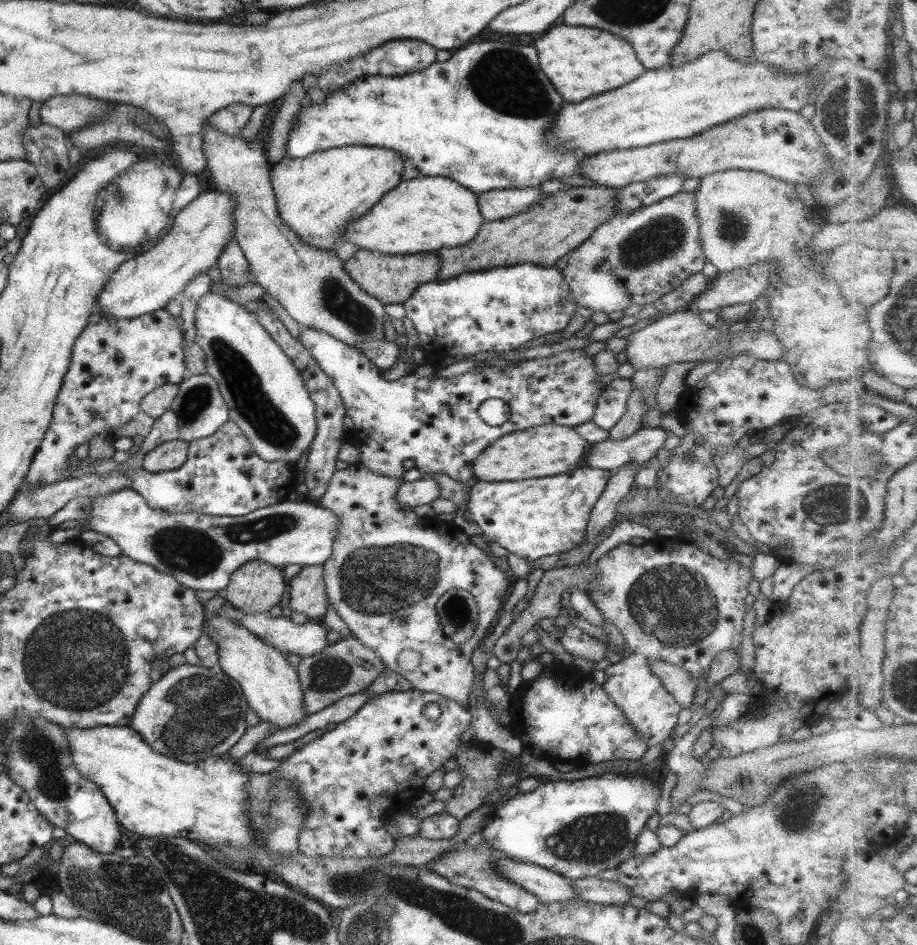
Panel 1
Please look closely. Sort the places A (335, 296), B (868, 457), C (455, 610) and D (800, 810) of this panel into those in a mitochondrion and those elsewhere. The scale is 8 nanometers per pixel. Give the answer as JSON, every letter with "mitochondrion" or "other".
{"A":"mitochondrion","B":"mitochondrion","C":"mitochondrion","D":"mitochondrion"}

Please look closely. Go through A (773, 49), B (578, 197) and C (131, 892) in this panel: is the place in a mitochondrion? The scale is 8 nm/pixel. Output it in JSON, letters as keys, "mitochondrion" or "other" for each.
{"A":"other","B":"other","C":"mitochondrion"}

